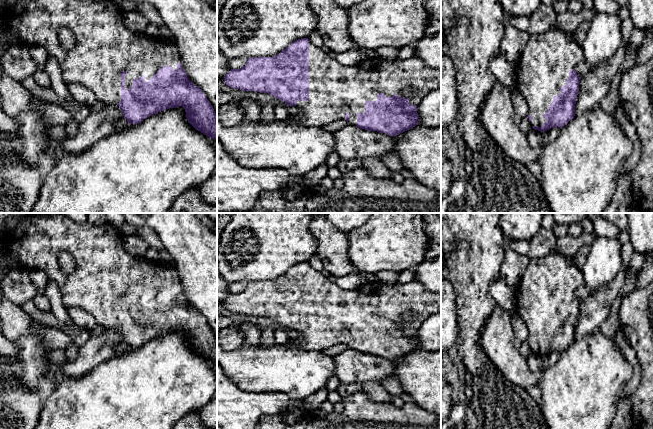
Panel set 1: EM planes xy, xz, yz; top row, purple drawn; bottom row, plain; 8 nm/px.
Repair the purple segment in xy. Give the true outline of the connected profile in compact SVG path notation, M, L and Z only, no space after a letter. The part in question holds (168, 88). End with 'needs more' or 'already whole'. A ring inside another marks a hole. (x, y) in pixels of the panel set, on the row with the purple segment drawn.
M18 0L3 6L1 21L3 27L22 44L41 46L55 57L66 84L81 84L95 94L97 101L118 105L128 124L139 124L158 112L182 106L188 122L217 145L217 117L213 106L202 90L189 80L174 41L165 42L144 33L132 32L126 27L123 12L117 3L111 0ZM62 27L68 28L76 39L76 45L70 51L65 51L61 46L58 30Z; needs more

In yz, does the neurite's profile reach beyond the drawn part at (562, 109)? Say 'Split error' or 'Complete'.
Split error

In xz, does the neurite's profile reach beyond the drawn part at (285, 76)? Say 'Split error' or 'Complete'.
Split error

